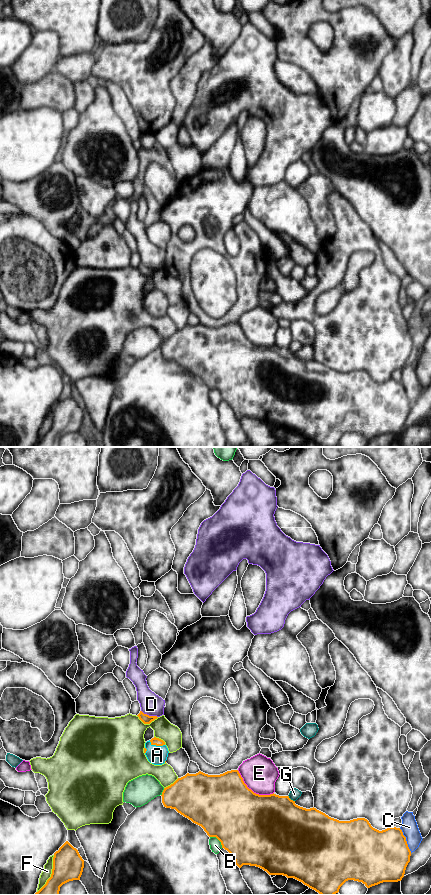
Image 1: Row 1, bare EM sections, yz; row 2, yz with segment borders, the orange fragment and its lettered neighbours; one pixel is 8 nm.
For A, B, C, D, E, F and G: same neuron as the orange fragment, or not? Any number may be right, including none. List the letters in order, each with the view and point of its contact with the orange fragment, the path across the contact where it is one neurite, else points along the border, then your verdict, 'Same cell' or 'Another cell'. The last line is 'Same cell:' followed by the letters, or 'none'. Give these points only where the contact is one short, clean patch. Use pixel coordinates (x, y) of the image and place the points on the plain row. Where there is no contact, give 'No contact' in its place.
A: Touches orange at yz (156, 297). Same cell
B: Touches orange at yz (218, 391). Another cell
C: Touches orange at yz (405, 392). Another cell
D: Touches orange at yz (148, 267). Another cell
E: Touches orange at yz (251, 342). Another cell
F: Touches orange at yz (51, 426). Another cell
G: Touches orange at yz (290, 351). Another cell
Same cell: A

